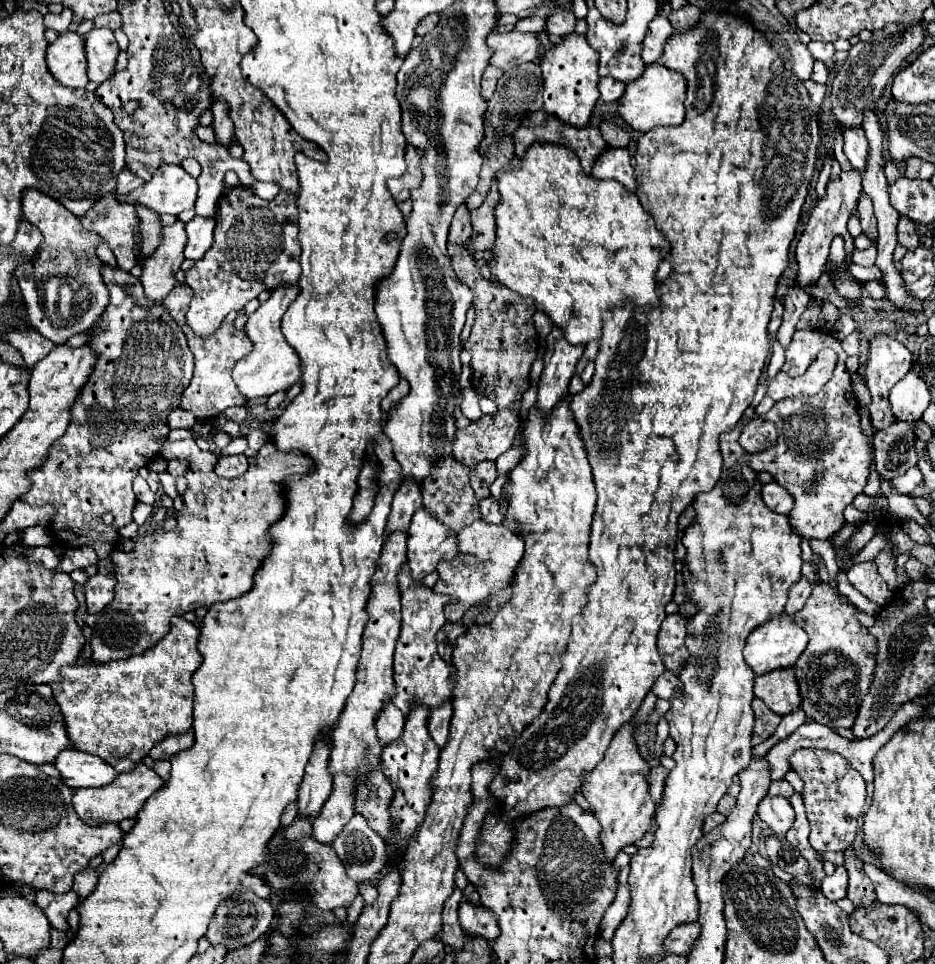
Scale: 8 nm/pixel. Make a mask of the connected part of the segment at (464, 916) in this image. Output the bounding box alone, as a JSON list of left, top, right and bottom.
[459,900,499,942]

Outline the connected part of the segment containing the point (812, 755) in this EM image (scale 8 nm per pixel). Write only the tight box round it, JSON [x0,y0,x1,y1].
[791,748,865,854]

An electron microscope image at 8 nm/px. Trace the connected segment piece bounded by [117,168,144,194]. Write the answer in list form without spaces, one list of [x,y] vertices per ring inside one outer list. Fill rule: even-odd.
[[[127,168],[119,174],[119,182],[117,182],[117,192],[119,194],[125,194],[129,190],[134,190],[135,188],[141,186],[144,183],[139,176],[131,174]]]

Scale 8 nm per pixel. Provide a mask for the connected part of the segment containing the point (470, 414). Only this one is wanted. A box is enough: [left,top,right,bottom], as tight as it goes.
[461,388,481,420]

